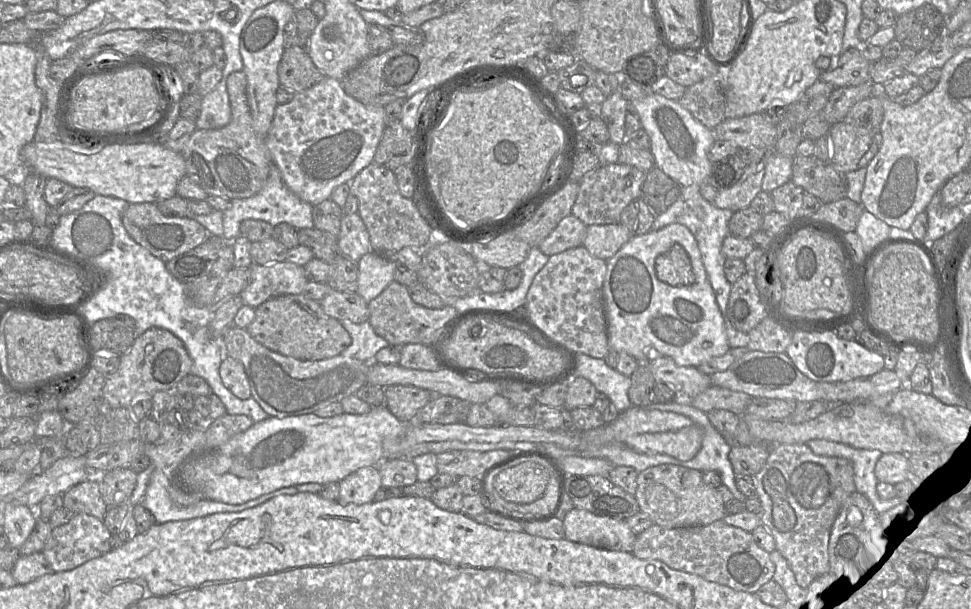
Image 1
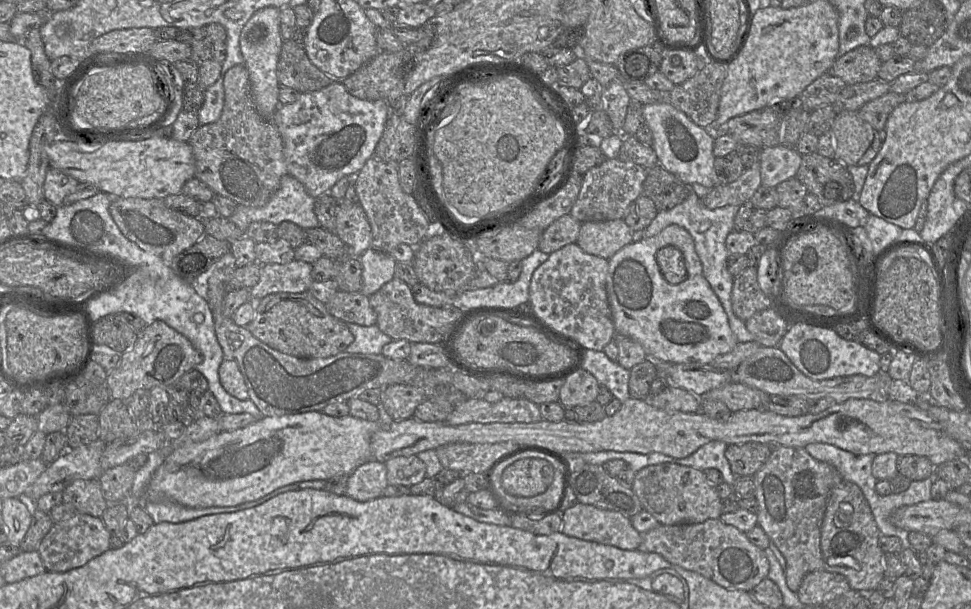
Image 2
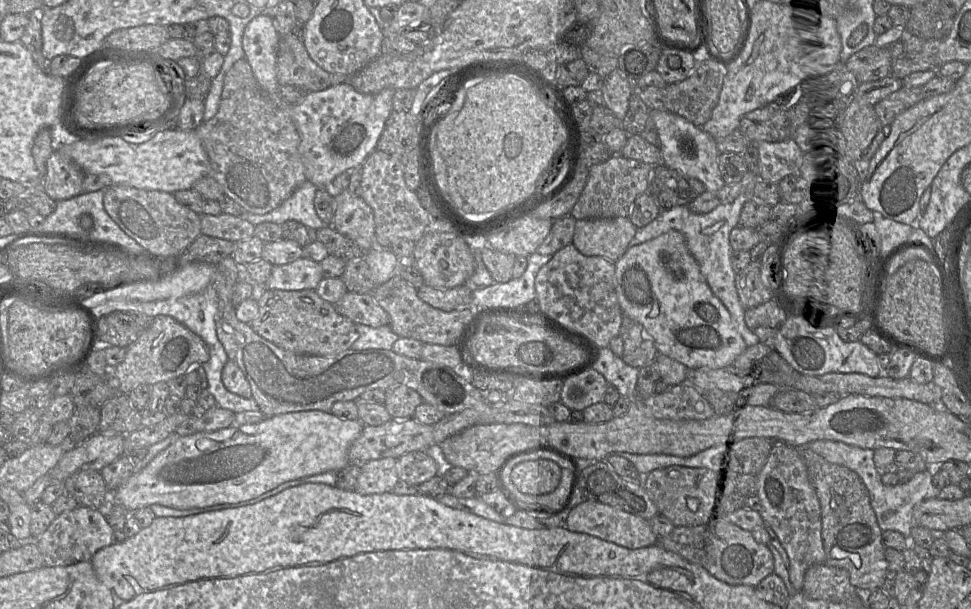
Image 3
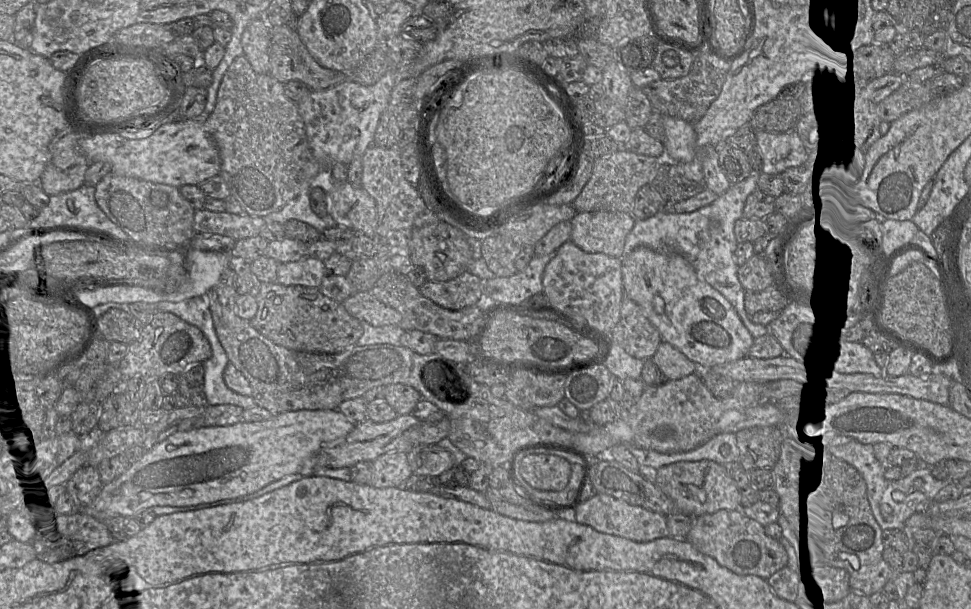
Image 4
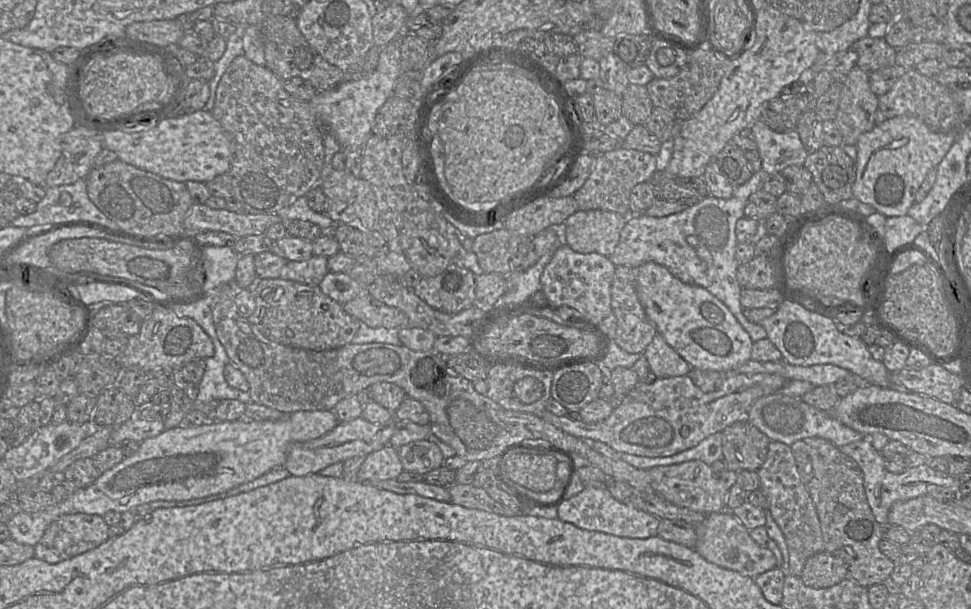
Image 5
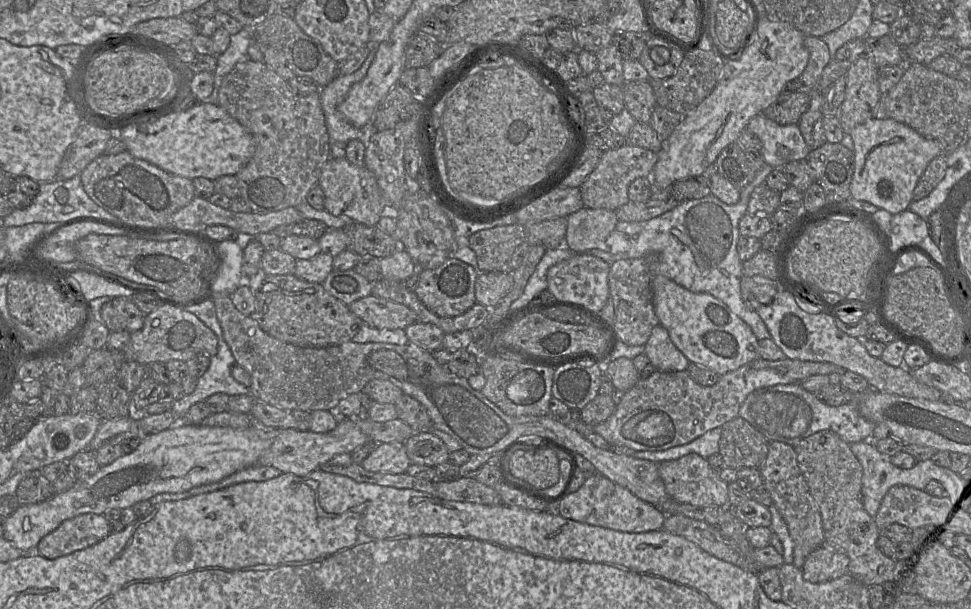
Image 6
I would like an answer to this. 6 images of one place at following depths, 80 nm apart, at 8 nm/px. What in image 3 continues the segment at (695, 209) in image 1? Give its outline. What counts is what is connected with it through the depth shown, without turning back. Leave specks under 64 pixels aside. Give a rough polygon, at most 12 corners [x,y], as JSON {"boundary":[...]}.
{"boundary":[[750,194],[707,213],[662,209],[630,245],[681,232],[701,275],[747,346],[729,242]]}

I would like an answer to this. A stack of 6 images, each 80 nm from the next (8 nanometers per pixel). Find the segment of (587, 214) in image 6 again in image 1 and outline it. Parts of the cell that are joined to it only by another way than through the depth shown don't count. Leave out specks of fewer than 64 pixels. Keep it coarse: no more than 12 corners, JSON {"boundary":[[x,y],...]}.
{"boundary":[[620,222],[586,228],[582,245],[608,260],[631,238]]}

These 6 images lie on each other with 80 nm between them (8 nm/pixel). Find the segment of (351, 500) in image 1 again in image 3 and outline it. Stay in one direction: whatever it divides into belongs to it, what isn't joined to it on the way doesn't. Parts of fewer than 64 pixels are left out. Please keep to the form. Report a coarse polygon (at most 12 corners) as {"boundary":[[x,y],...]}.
{"boundary":[[396,461],[361,464],[355,491],[391,492],[399,482]]}

